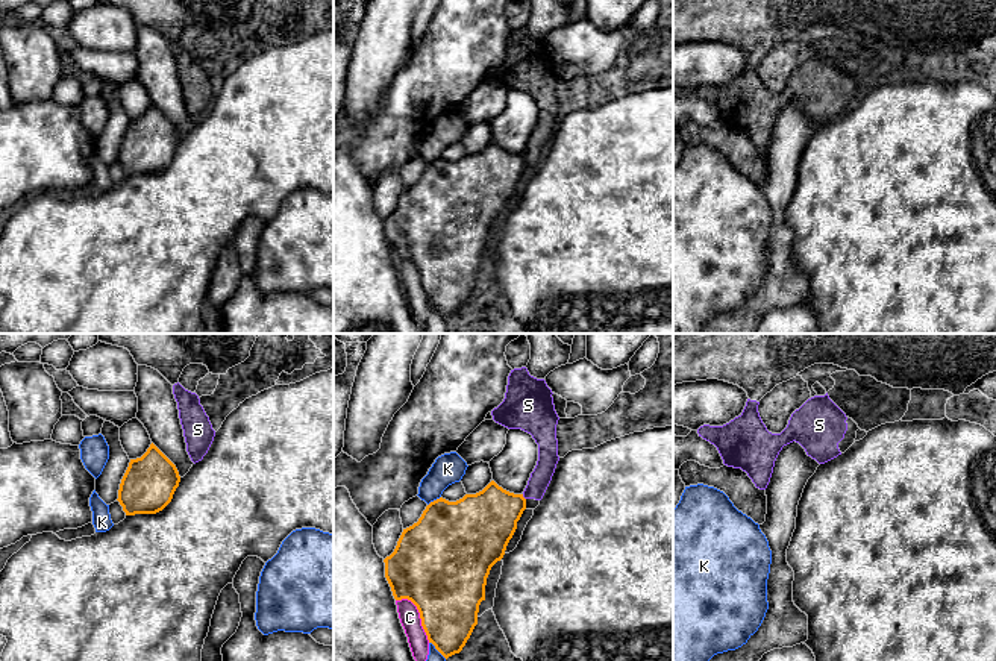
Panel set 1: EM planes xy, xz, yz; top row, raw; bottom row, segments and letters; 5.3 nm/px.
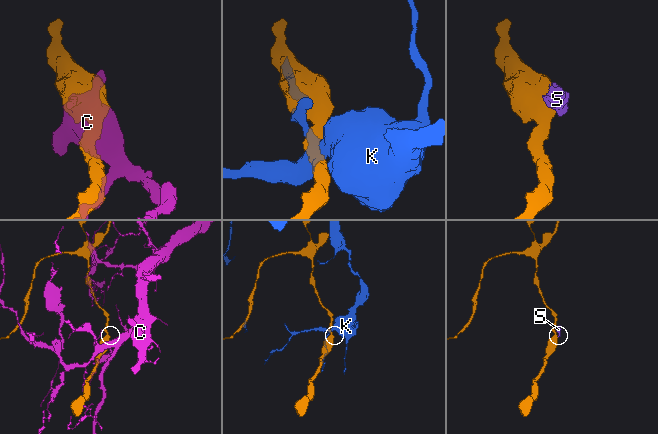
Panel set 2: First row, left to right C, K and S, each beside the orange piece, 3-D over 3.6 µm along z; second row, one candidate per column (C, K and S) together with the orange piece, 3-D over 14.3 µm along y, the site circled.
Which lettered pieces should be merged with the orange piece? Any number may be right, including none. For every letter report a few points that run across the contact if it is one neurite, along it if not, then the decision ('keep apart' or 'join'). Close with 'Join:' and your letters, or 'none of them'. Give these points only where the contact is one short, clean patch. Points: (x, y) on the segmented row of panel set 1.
C: keep apart
K: keep apart
S: line xz (522, 494), (525, 499); keep apart
Join: none of them

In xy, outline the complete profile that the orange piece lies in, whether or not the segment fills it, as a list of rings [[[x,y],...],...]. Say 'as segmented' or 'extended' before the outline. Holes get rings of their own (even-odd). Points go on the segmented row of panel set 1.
as segmented; [[[152,443],[141,458],[130,459],[117,500],[126,515],[156,514],[171,502],[179,482],[176,465]]]

